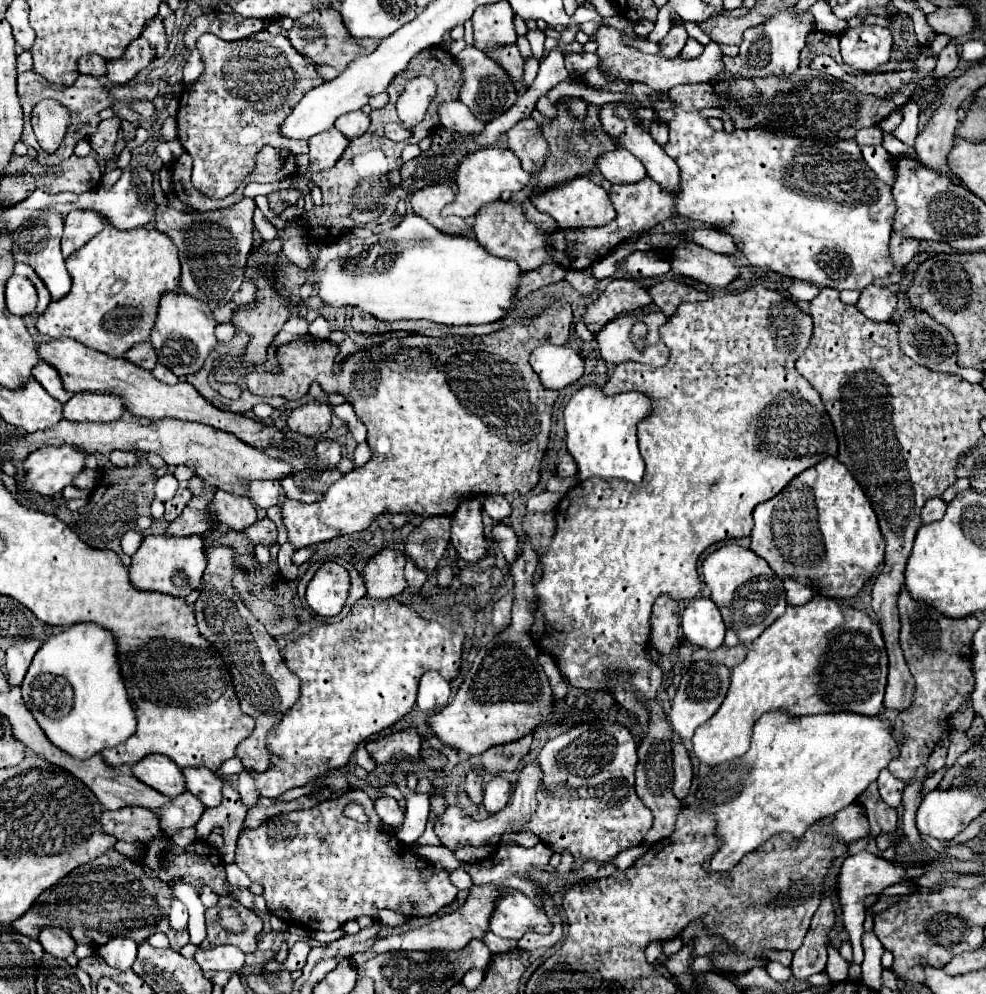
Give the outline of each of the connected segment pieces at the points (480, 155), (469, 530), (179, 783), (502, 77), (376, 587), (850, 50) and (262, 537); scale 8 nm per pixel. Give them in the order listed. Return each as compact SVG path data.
M477 150L461 160L455 172L455 182L457 182L457 194L453 204L445 206L445 214L455 214L461 218L475 216L477 210L483 204L489 204L501 196L501 192L519 192L529 186L531 174L525 172L517 160L517 156L509 150Z
M477 498L461 504L461 508L451 516L451 544L467 562L479 562L487 556L481 504Z
M163 754L145 756L131 770L137 780L141 780L143 784L155 788L157 792L169 798L175 798L185 792L185 780L181 776L181 768Z
M467 46L459 56L457 60L461 62L463 66L463 72L465 72L465 84L461 88L461 102L467 104L471 108L473 114L477 114L477 118L481 122L491 122L495 120L497 116L501 116L503 112L507 112L515 100L517 100L517 90L509 78L509 74L495 62L491 60L485 52L477 50L475 46Z
M385 548L381 554L371 558L363 572L367 596L373 596L377 600L399 596L407 588L407 582L403 576L405 562L407 562L407 556L391 548Z
M883 26L847 28L841 34L841 56L851 68L871 72L889 60L891 44L891 32Z
M263 518L263 520L259 520L257 524L249 526L249 528L245 530L245 534L249 536L249 540L251 540L253 546L261 542L261 544L265 544L265 546L269 548L271 544L277 542L277 526L275 526L275 522L269 520L269 518Z

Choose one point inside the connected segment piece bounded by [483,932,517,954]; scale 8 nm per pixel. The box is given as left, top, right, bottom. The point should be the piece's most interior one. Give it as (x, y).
(496, 944)

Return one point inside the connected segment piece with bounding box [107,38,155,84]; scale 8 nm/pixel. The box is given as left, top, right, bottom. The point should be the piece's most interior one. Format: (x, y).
(139, 54)

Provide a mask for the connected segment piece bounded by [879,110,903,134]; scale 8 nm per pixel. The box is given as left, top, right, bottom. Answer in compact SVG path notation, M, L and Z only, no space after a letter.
M895 110L887 120L883 120L881 124L879 124L879 128L881 128L881 132L883 134L887 134L887 132L893 132L899 124L901 124L901 120L903 120L903 116L901 116L901 112L899 110Z

